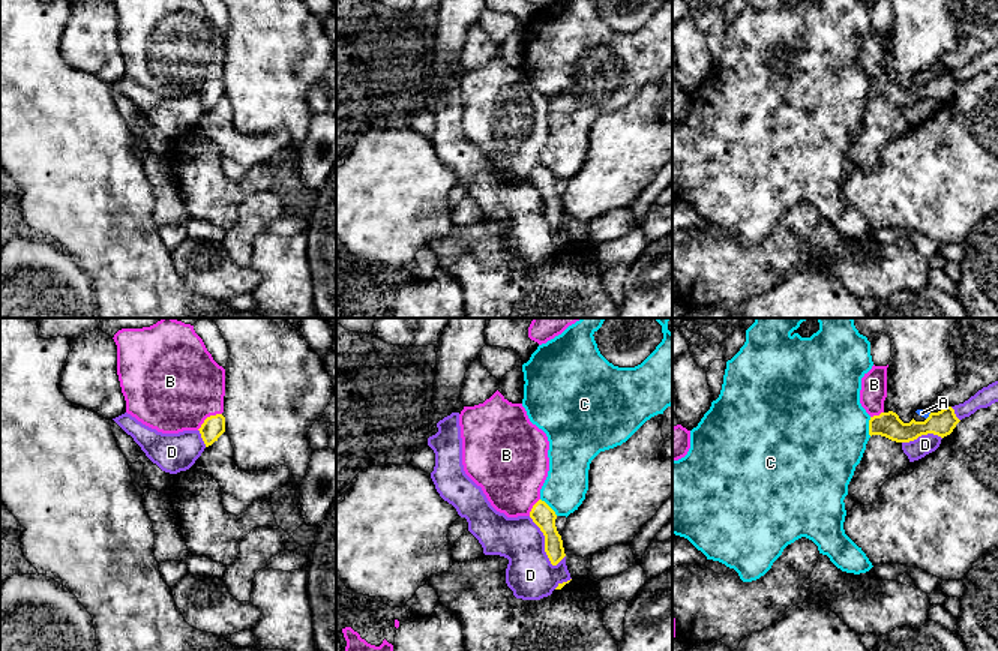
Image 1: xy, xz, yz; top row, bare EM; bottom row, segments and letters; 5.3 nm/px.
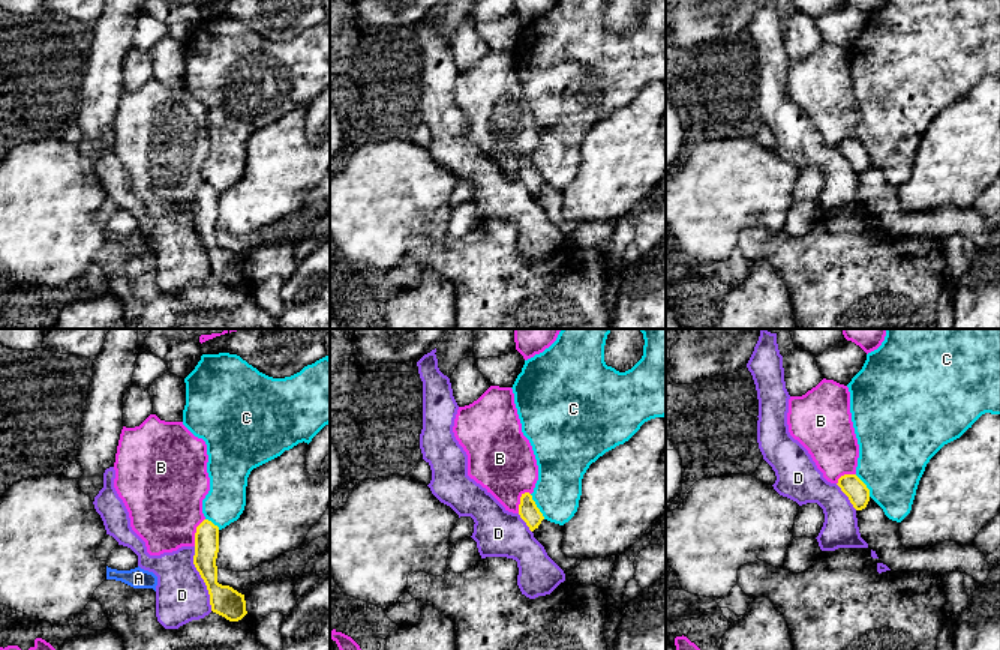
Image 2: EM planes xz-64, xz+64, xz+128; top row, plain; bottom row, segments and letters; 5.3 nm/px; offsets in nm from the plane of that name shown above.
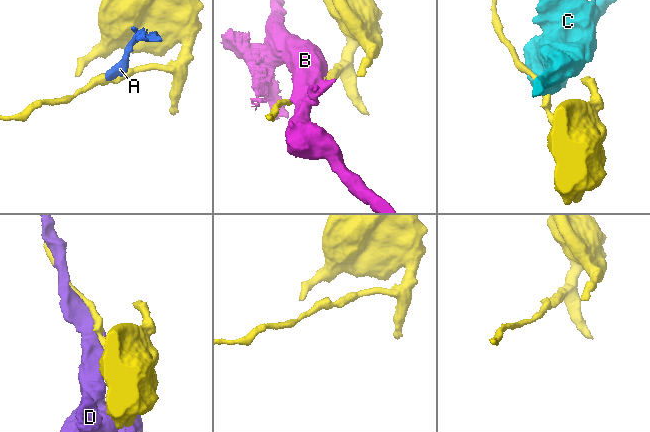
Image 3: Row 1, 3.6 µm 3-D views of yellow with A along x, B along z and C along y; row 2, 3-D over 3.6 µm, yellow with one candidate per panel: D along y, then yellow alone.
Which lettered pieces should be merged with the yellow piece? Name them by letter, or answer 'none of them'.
none of them

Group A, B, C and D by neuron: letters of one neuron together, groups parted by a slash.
A / B / C / D

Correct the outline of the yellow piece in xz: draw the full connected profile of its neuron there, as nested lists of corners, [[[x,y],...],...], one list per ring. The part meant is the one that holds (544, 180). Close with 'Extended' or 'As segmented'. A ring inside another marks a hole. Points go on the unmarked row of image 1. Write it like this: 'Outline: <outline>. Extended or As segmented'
Outline: [[[539,164],[531,176],[530,182],[540,192],[545,200],[545,216],[552,230],[557,230],[564,220],[564,212],[561,200],[557,195],[555,176],[542,164]]]. As segmented

